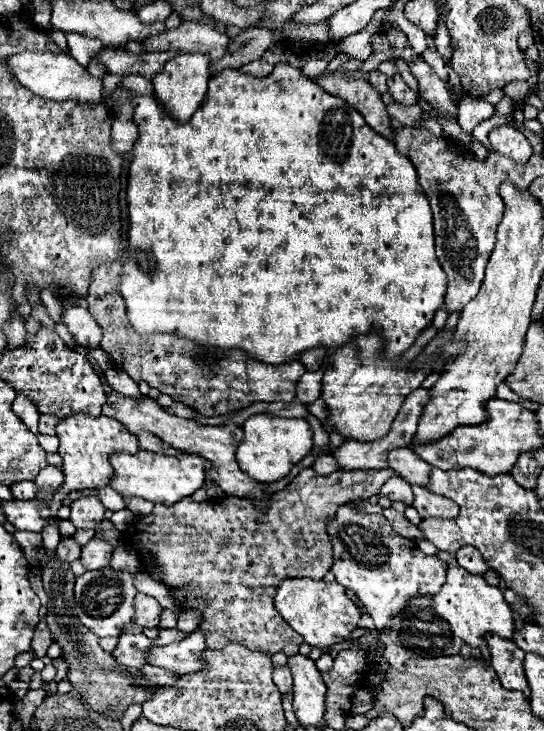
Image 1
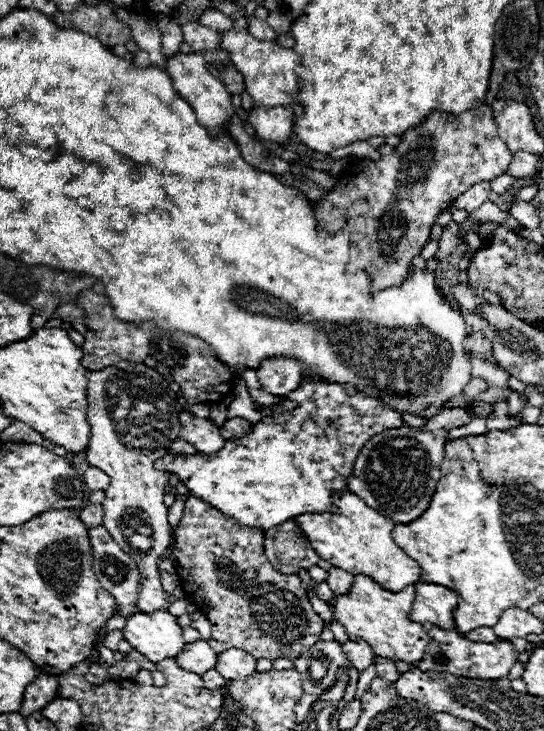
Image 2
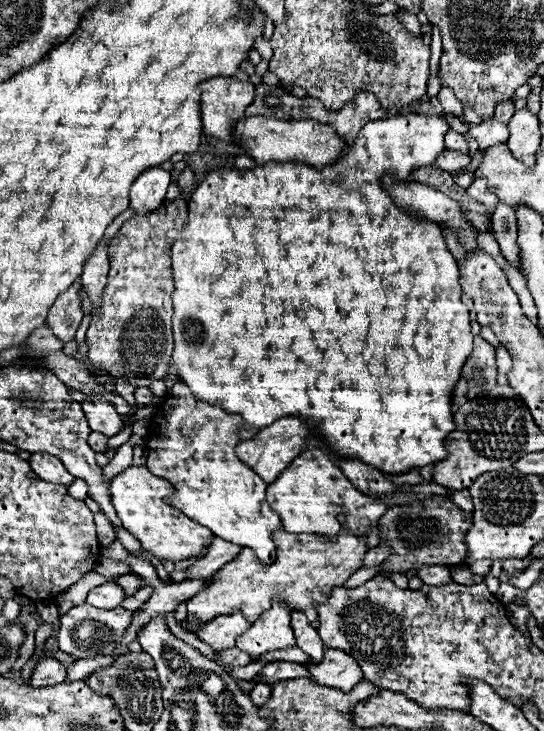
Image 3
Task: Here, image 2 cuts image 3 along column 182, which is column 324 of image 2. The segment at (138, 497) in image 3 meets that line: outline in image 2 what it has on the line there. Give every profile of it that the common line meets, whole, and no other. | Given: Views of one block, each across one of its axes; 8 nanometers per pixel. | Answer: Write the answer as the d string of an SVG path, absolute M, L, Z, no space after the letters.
M336 492L332 494L332 502L340 514L304 514L296 518L296 524L312 542L312 548L322 560L330 562L336 568L346 568L346 572L370 576L390 592L400 592L406 586L420 582L418 564L406 556L406 552L402 552L392 538L394 522L390 518L366 506L352 492Z

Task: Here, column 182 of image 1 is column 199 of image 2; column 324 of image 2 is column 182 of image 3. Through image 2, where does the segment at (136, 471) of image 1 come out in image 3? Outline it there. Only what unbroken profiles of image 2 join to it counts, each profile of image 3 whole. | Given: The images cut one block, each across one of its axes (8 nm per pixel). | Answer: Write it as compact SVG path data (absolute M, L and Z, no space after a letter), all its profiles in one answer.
M178 382L168 390L166 398L162 400L162 404L158 404L158 408L150 420L148 436L146 436L146 446L148 446L146 468L154 476L166 478L168 482L172 482L176 486L176 494L168 498L170 506L178 508L188 518L196 520L200 526L206 526L208 530L212 530L214 536L224 538L232 544L240 544L242 548L252 548L256 552L258 560L264 566L268 566L274 562L274 556L276 556L272 534L276 530L282 530L282 524L266 502L268 484L256 472L252 472L248 466L244 466L234 454L234 446L238 442L252 438L256 432L258 432L256 428L244 424L242 416L228 414L220 406L198 402L192 396L190 388L182 382Z

